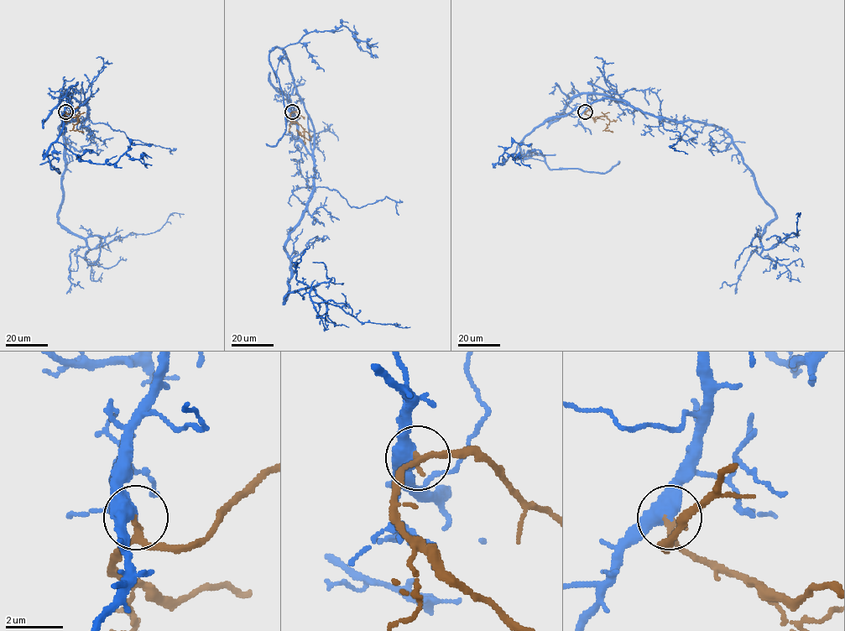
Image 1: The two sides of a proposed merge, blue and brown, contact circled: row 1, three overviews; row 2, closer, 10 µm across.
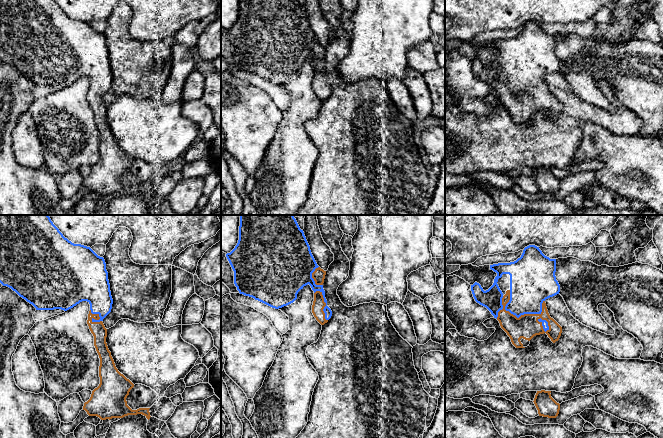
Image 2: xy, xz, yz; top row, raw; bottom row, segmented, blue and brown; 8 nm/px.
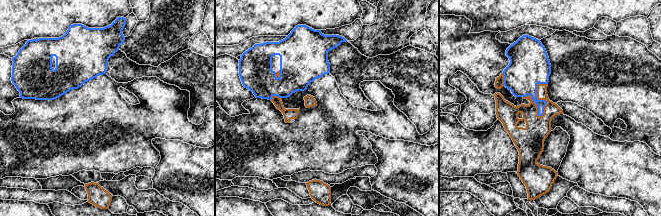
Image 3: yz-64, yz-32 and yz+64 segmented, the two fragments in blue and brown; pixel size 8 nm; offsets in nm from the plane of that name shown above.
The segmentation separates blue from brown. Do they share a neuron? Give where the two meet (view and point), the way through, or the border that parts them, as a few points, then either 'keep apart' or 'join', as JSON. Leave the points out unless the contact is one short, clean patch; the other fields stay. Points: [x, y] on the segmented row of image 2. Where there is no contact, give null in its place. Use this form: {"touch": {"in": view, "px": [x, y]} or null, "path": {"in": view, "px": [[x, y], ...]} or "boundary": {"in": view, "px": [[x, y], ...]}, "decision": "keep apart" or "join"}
{"touch": {"in": "yz", "px": [522, 314]}, "decision": "join"}

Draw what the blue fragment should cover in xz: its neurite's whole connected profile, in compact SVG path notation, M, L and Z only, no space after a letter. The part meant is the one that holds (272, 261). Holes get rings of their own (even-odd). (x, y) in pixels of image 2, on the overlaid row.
M240 215L239 240L235 248L226 254L226 257L234 271L234 284L240 294L279 309L293 303L297 299L298 292L309 284L314 291L312 305L314 317L321 325L331 318L332 311L327 306L323 289L326 271L317 265L304 232L293 215Z

